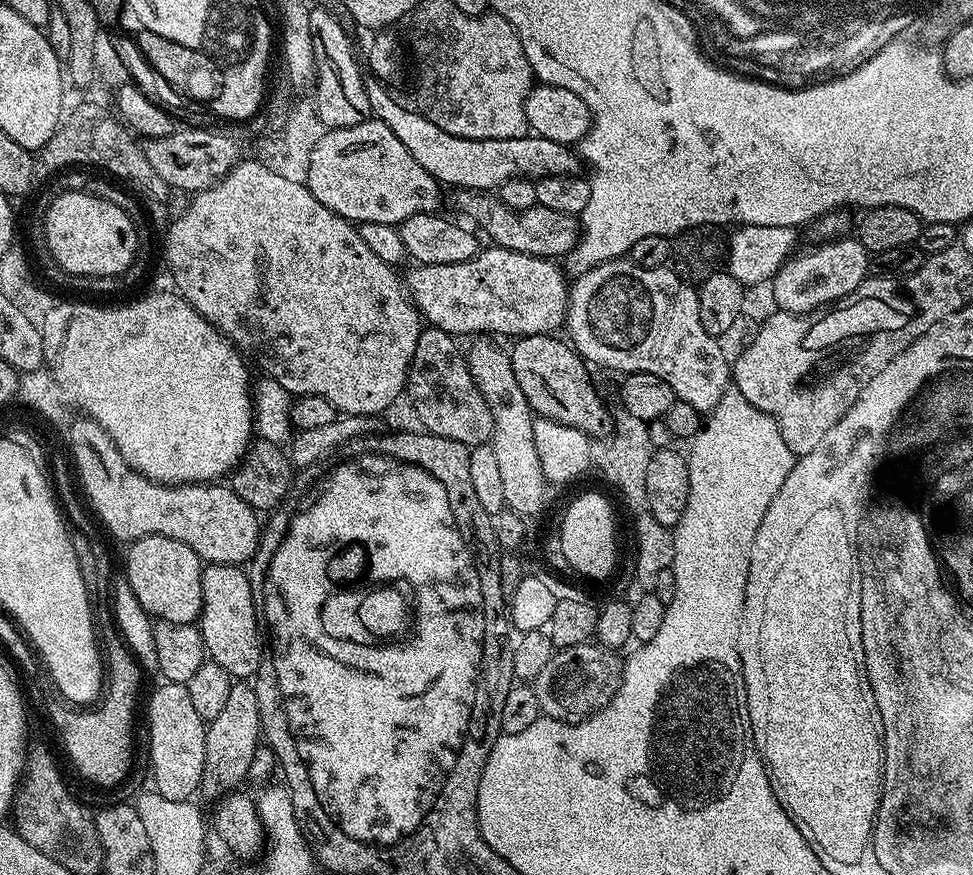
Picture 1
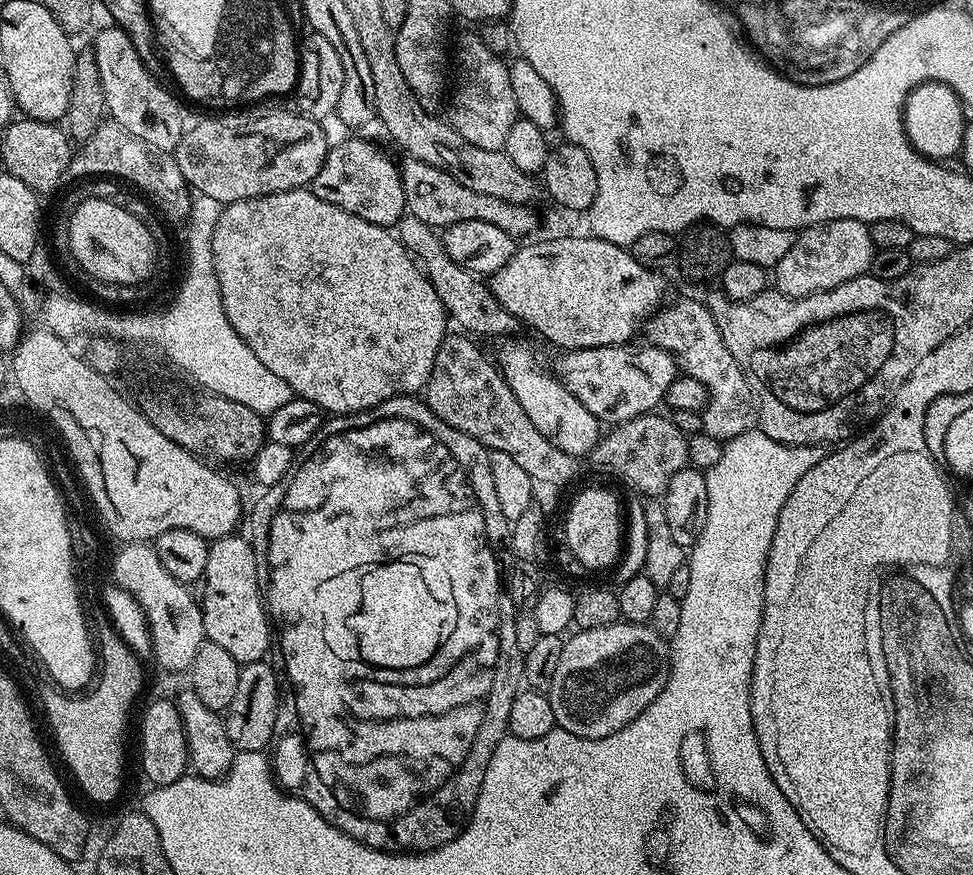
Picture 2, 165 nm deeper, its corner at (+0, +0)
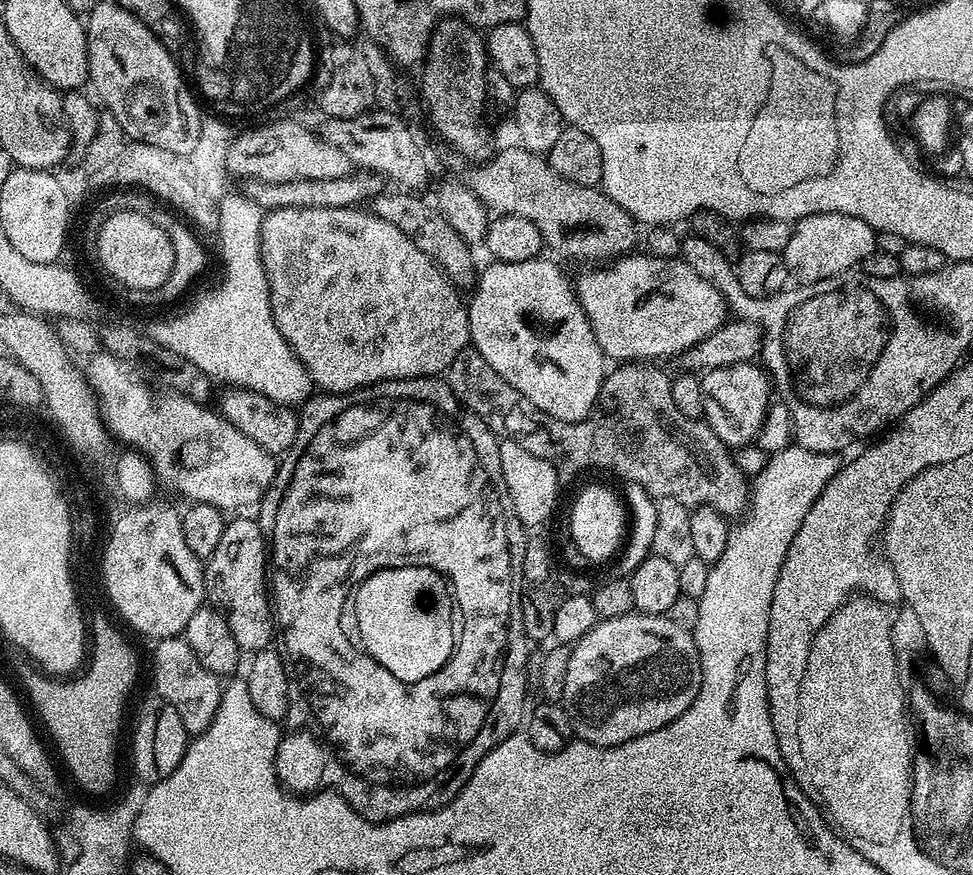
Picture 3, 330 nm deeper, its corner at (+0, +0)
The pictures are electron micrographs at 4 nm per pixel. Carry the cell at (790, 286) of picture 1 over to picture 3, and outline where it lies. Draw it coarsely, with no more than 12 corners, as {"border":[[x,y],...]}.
{"border":[[850,214],[792,224],[782,253],[800,284],[852,272],[877,231]]}

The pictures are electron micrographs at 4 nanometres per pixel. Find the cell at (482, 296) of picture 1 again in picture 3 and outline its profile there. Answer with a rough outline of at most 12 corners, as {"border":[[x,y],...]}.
{"border":[[629,254],[575,277],[612,362],[676,356],[723,327],[683,260]]}

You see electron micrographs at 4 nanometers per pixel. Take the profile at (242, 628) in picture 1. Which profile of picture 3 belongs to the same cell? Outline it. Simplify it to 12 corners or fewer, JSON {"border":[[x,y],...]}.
{"border":[[225,523],[203,565],[207,603],[241,653],[274,640],[266,534]]}

